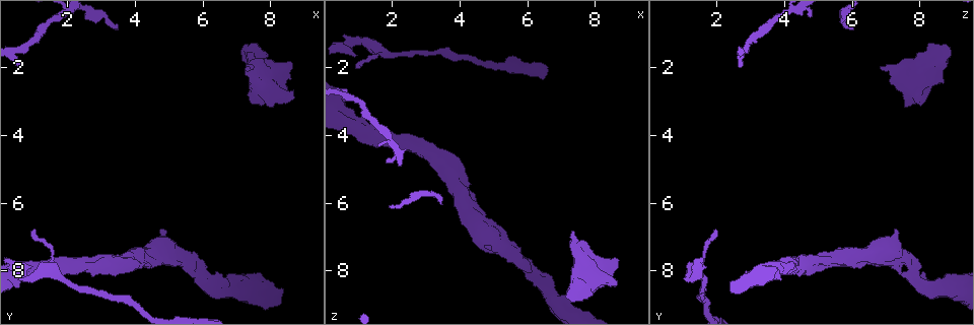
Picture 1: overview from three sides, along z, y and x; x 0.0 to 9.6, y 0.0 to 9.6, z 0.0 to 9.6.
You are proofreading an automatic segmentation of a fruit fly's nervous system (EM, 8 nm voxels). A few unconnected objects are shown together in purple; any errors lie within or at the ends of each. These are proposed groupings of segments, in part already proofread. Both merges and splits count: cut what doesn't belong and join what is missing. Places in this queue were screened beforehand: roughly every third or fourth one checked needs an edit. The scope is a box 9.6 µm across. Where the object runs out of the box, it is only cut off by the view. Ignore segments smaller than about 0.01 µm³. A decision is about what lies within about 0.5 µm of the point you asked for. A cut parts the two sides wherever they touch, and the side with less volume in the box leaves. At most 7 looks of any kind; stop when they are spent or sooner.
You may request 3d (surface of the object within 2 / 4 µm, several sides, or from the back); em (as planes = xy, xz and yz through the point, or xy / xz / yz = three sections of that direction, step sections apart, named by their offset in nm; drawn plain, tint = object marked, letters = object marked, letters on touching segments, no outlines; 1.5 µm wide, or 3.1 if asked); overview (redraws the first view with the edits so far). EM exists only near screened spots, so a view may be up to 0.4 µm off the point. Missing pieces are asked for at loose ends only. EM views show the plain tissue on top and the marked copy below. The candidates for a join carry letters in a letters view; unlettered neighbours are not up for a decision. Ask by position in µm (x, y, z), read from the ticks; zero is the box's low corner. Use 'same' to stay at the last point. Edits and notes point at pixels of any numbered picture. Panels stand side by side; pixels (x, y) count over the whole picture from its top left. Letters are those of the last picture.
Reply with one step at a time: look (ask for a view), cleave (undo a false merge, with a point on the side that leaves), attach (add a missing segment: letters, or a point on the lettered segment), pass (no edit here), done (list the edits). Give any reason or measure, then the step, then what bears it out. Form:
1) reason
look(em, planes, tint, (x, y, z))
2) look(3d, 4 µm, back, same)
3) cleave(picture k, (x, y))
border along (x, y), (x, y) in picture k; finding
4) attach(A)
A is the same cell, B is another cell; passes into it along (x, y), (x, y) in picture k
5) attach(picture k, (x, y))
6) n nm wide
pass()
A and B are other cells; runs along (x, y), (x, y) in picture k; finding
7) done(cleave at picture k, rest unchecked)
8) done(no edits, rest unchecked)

thin end
look(3d, 2 µm, (3.45, 0.85, 6.00))

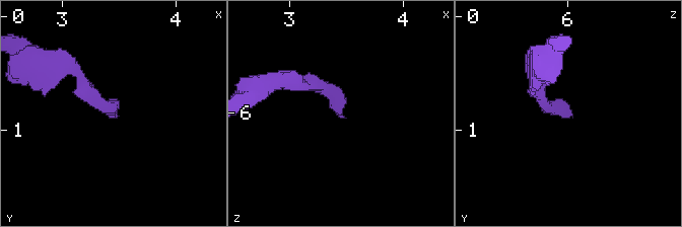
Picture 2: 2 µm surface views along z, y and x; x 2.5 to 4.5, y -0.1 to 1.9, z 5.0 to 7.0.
need the tissue
look(em, planes, letters, (3.44, 0.84, 6.02))

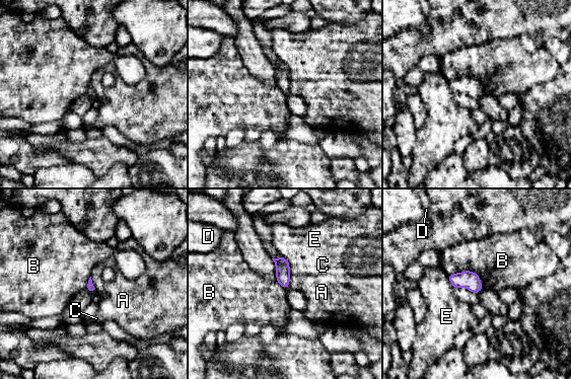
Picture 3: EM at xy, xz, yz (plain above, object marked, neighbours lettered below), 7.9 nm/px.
B touches over 190 nm
pass()
A, B, C, D and E are other cells; none of them fits

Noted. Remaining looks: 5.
thick end
look(3d, 4 µm, (8.65, 2.90, 7.65))

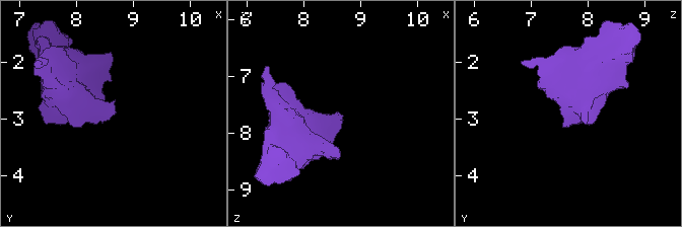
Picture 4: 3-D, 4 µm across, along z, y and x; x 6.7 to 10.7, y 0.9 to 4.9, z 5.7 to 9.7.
look(em, planes, letters, (8.70, 2.85, 7.60))

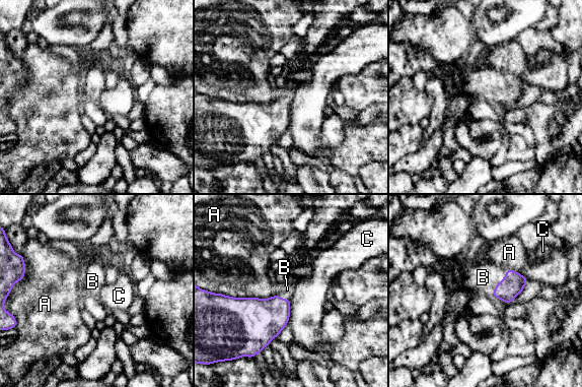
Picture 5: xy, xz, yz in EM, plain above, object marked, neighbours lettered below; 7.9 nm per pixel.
attach(B)
B is the same cell, A and C are other cells; passes into it along (512, 284), (498, 283), (483, 277) in picture 5; the neuron continues

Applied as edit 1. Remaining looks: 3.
sharp bend
look(3d, 4 µm, (0.70, 8.25, 1.30))

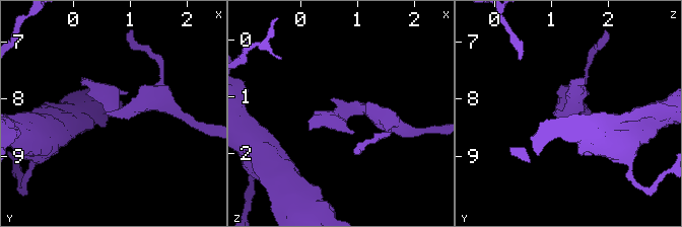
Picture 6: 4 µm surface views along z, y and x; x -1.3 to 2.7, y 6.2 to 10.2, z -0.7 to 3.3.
look(em, yz, step 8, tint, (0.70, 8.25, 1.35))

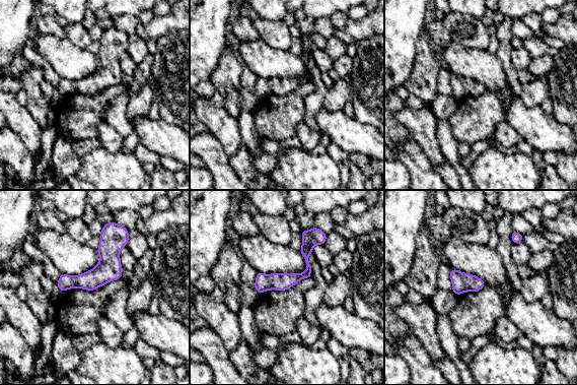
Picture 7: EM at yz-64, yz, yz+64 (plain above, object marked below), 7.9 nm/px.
cut it another way
look(em, planes, letters, same)

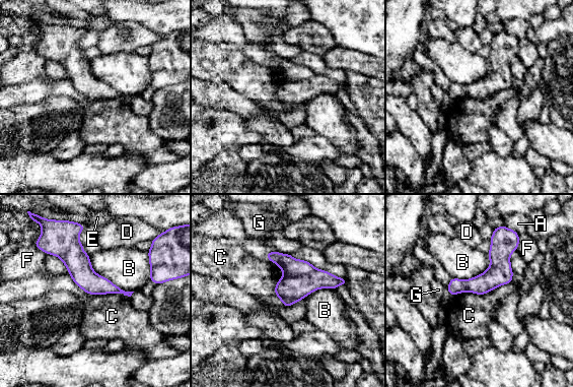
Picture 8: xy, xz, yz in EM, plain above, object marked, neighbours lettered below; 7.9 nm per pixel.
pass()
A, B, C, D, E, F and G are other cells; runs along (501, 229), (499, 265), (452, 292) in picture 8; continuous, no second neuron

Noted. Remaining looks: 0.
done(attach at picture 5, rest unchecked)

